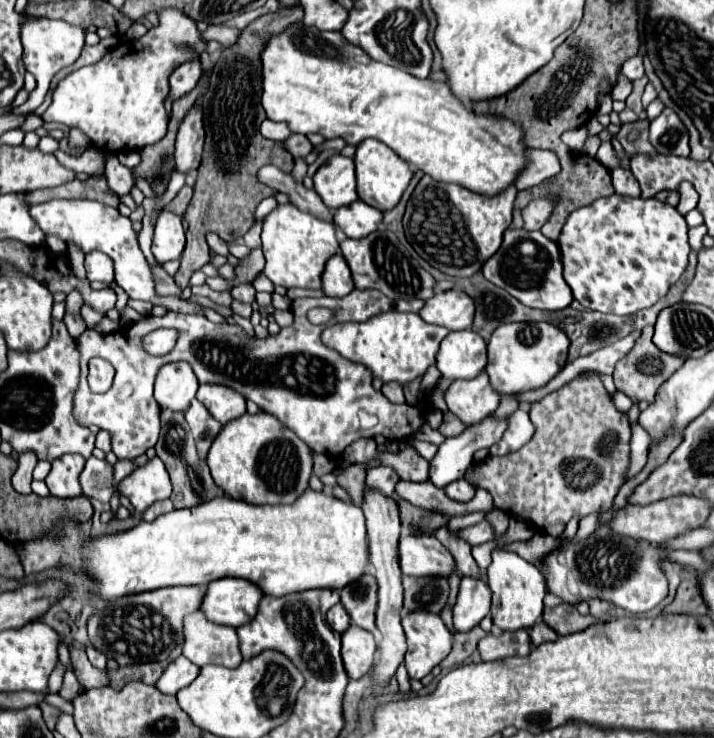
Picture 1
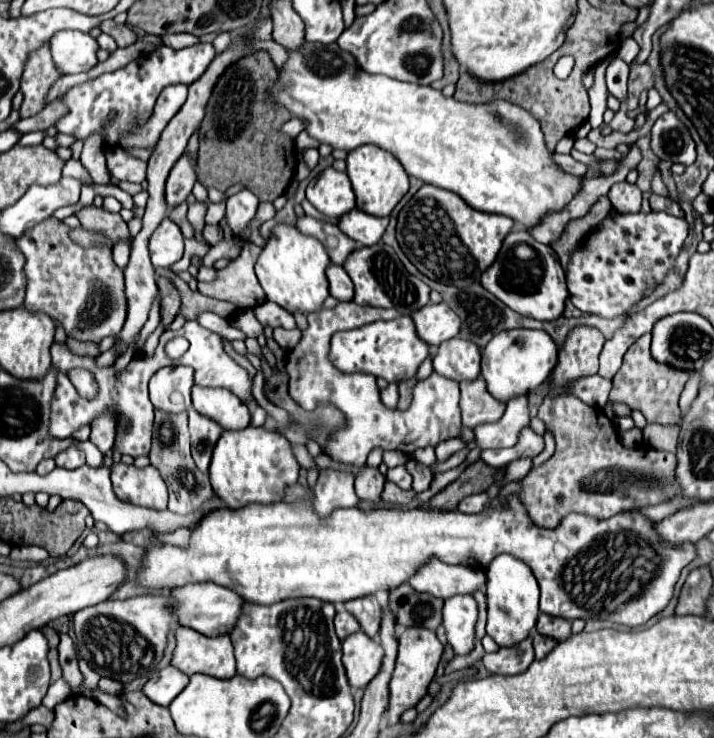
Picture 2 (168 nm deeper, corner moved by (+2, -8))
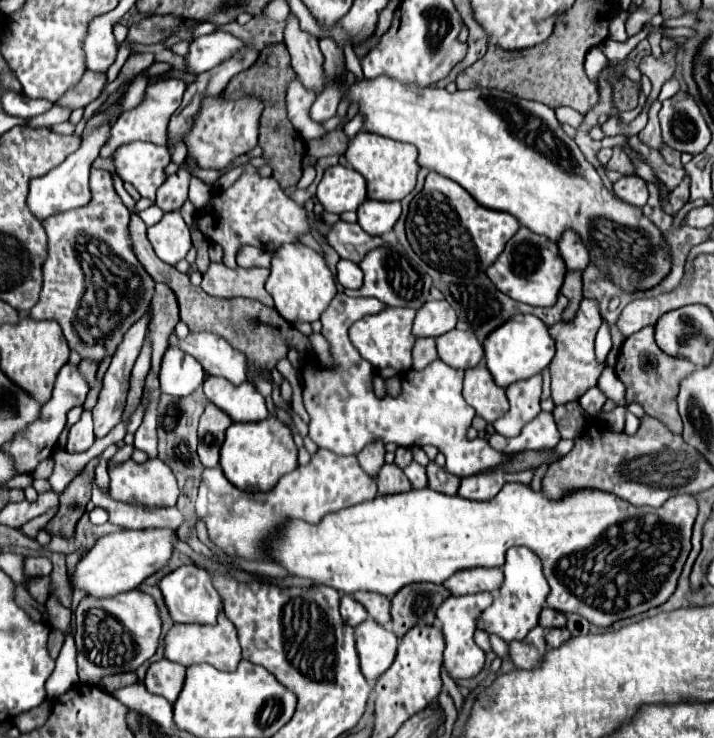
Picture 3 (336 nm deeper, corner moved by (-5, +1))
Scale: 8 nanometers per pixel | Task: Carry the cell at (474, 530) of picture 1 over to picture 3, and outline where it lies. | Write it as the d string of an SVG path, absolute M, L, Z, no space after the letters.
M506 483L494 499L470 501L424 487L396 495L378 495L372 501L328 513L316 525L300 519L288 519L264 541L264 551L290 575L310 579L314 585L328 585L342 595L374 591L392 597L408 583L444 583L450 575L462 569L502 567L506 551L514 545L524 545L542 559L544 575L550 585L550 593L546 597L548 607L566 615L578 613L594 625L610 627L620 619L640 615L668 601L676 589L674 581L678 581L692 549L690 535L696 513L698 507L692 495L676 495L662 507L654 509L634 507L612 493L594 489L576 491L560 501L550 501L542 495L542 491L532 491L528 485Z

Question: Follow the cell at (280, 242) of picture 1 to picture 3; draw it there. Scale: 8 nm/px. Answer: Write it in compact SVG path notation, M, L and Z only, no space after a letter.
M288 243L288 245L280 245L280 249L272 253L272 265L270 265L270 277L266 279L266 291L274 297L274 307L286 321L312 323L320 319L322 311L328 307L332 297L336 295L336 281L322 253L314 251L312 247L304 243Z

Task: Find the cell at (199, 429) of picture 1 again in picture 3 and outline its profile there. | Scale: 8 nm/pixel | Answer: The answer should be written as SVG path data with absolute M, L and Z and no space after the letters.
M208 403L198 427L198 455L206 467L218 467L218 453L224 441L224 431L232 425L232 419L218 409L214 403Z

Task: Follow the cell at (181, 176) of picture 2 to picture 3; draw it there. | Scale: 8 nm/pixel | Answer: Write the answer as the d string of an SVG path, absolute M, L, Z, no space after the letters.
M180 165L180 169L160 185L156 193L156 205L166 213L178 211L184 205L184 201L188 199L190 179L192 179L190 171L184 165Z

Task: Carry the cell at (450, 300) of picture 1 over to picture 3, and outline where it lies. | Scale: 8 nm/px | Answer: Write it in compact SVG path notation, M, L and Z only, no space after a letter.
M426 301L424 307L416 311L414 329L416 337L440 337L456 327L456 311L448 301Z

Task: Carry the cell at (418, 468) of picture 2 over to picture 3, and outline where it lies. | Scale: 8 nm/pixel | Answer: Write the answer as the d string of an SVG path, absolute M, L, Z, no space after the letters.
M430 461L426 465L426 475L428 475L428 487L432 487L434 491L452 495L458 491L460 479L456 475L452 475L446 467L438 467L434 461Z

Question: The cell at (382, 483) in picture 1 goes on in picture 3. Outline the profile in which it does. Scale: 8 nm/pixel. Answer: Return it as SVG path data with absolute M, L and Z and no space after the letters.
M412 461L408 467L404 467L404 473L406 473L406 477L410 479L412 487L416 487L416 489L422 489L422 487L426 487L428 479L426 479L426 471L424 471L424 467L422 467L420 463Z

